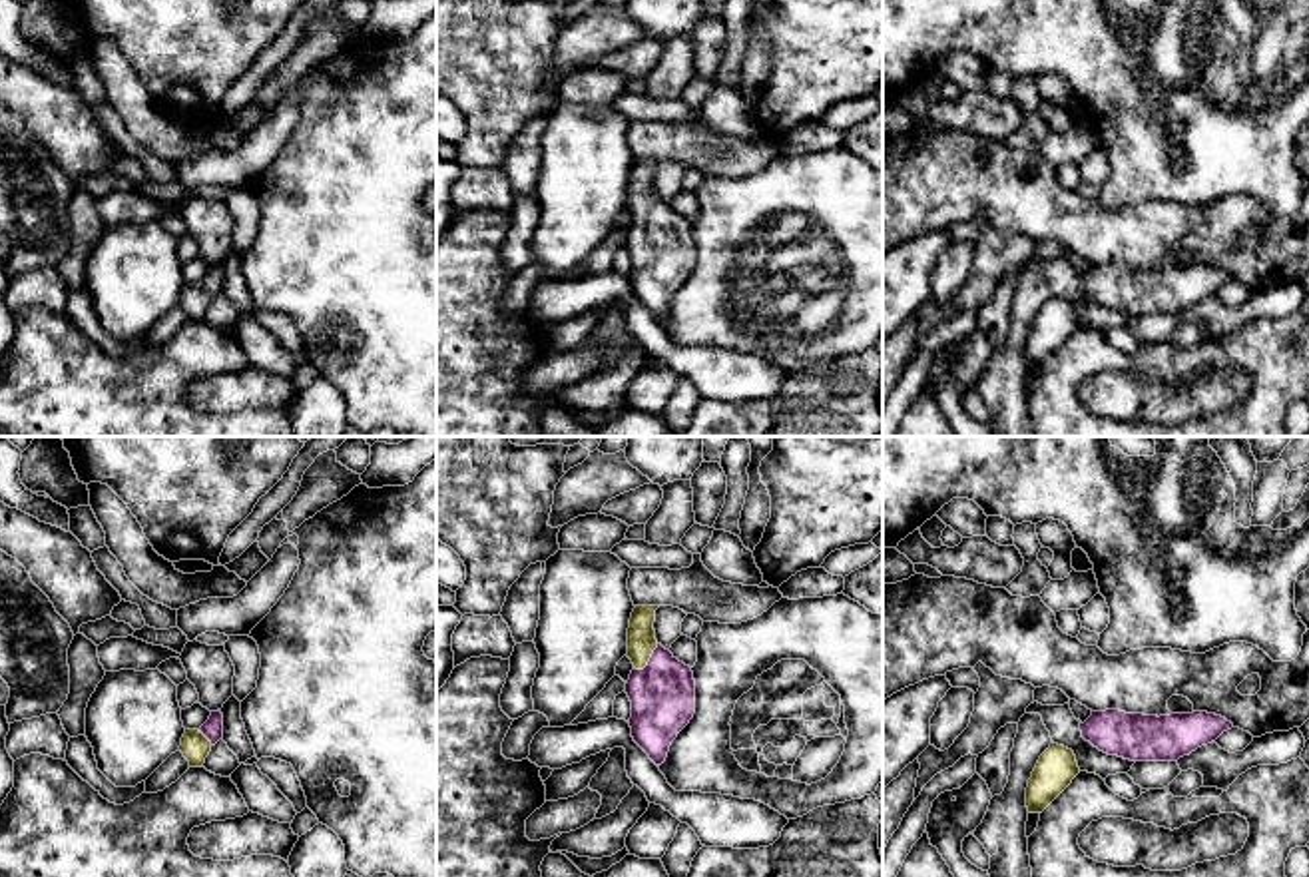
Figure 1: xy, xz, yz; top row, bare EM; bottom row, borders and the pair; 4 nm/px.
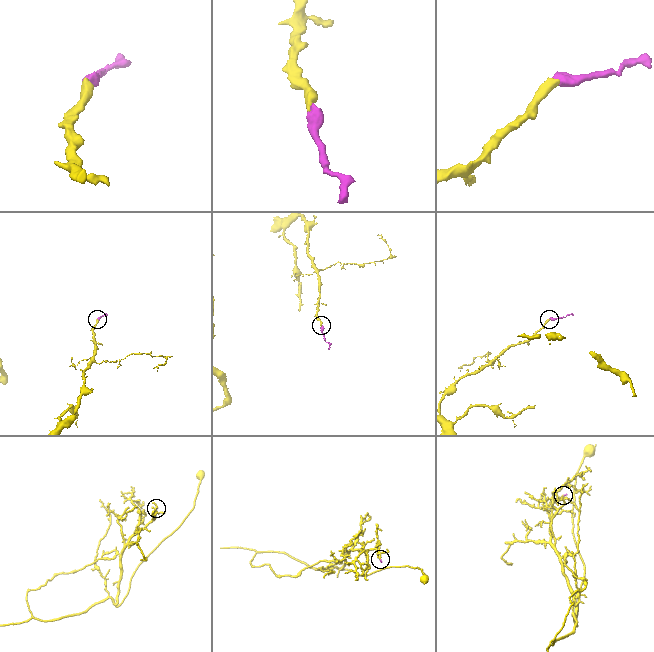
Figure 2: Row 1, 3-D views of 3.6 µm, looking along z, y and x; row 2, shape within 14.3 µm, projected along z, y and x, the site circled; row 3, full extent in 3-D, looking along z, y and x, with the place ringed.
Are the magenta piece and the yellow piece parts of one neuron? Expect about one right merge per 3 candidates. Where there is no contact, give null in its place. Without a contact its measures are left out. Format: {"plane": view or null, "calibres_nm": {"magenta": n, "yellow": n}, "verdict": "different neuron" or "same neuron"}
{"plane": "xz", "calibres_nm": {"magenta": 260, "yellow": 120}, "verdict": "same neuron"}

